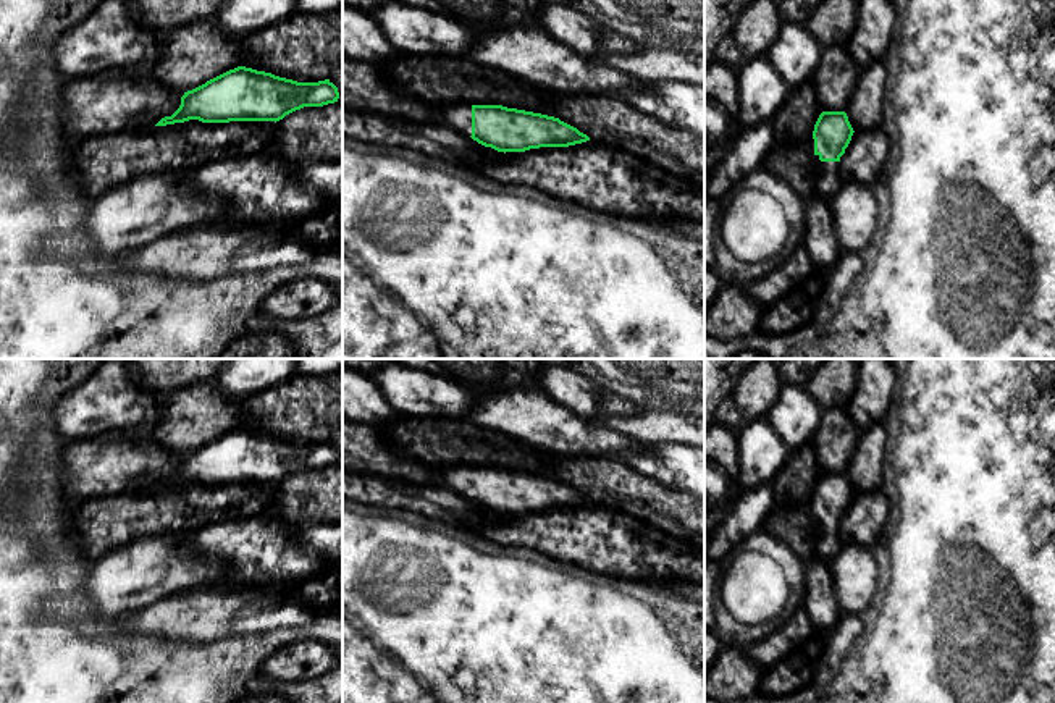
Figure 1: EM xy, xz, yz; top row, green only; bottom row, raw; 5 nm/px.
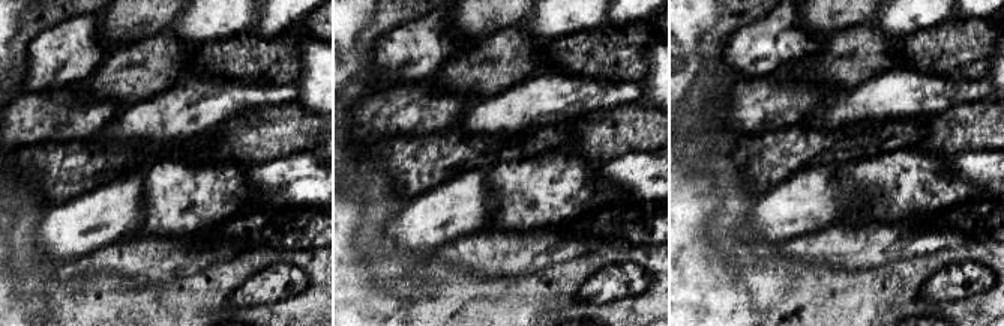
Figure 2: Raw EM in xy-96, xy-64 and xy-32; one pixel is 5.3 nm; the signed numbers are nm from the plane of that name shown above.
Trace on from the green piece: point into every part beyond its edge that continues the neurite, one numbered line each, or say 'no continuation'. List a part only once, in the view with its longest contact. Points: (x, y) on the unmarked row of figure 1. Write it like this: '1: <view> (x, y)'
1: yz (828, 545)

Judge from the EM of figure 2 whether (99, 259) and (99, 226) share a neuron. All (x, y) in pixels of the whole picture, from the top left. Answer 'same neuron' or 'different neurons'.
different neurons

